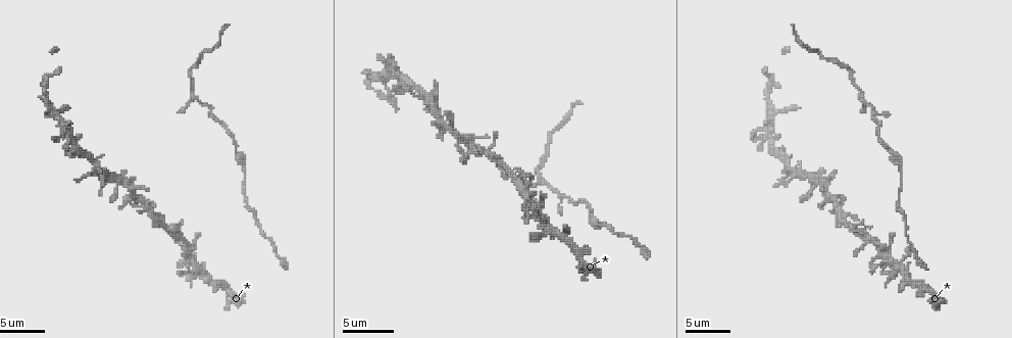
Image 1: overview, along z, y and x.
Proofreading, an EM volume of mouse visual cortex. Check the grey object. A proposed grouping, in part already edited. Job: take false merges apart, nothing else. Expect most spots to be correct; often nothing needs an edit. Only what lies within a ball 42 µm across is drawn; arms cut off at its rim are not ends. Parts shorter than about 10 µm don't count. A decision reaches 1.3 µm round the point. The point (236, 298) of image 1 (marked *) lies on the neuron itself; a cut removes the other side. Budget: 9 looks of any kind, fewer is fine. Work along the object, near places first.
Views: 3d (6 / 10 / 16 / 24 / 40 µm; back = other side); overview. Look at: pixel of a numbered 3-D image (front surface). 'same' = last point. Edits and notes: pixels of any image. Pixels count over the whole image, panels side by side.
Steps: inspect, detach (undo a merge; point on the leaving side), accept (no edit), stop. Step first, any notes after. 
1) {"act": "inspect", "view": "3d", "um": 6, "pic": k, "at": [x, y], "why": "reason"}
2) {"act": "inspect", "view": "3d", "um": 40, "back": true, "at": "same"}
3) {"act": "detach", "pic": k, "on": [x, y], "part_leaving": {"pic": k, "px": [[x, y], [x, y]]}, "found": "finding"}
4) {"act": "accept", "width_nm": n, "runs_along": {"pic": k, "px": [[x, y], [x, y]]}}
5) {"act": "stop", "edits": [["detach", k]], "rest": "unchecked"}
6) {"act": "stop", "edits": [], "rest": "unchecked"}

{"act": "inspect", "view": "3d", "um": 16, "pic": 1, "at": [608, 226], "why": "calibre changes"}

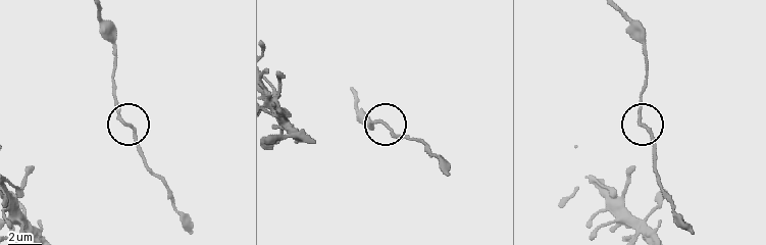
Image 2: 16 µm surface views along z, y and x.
{"act": "inspect", "view": "3d", "um": 6, "pic": 2, "at": [642, 123]}

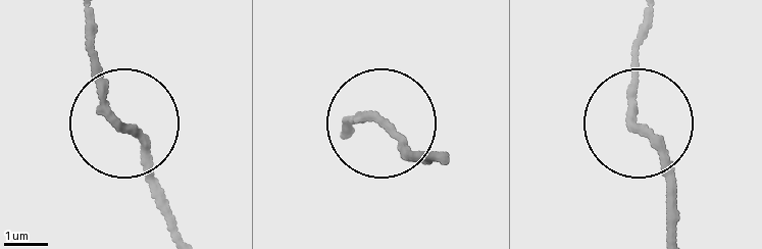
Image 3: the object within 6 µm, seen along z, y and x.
{"act": "accept", "width_nm": 180, "found": "continuous, no second neuron"}

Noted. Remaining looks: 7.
{"act": "inspect", "view": "3d", "um": 10, "pic": 1, "at": [850, 70], "why": "thick turns thin"}

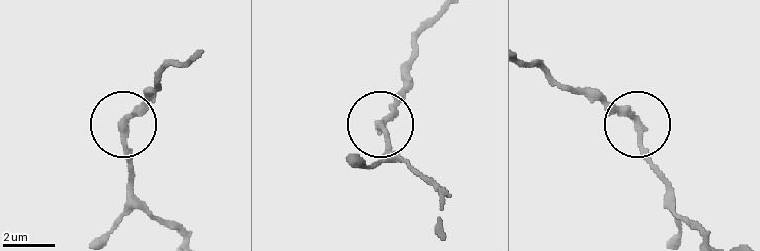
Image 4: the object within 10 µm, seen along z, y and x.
{"act": "accept", "runs_along": {"pic": 4, "px": [[179, 233], [133, 187], [124, 120], [150, 90]]}, "found": "continuous, no second neuron"}

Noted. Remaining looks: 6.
{"act": "inspect", "view": "3d", "um": 10, "pic": 1, "at": [204, 105], "why": "thin neck"}

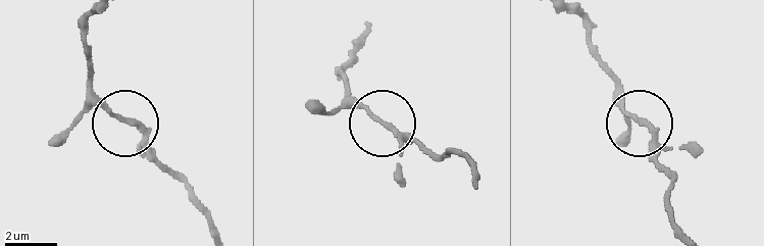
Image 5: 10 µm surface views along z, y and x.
{"act": "accept", "runs_along": {"pic": 5, "px": [[690, 235], [672, 215], [670, 176], [655, 137], [613, 80]]}, "found": "continuous, no second neuron"}

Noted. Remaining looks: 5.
{"act": "inspect", "view": "3d", "um": 10, "pic": 1, "at": [901, 171], "why": "thick turns thin"}

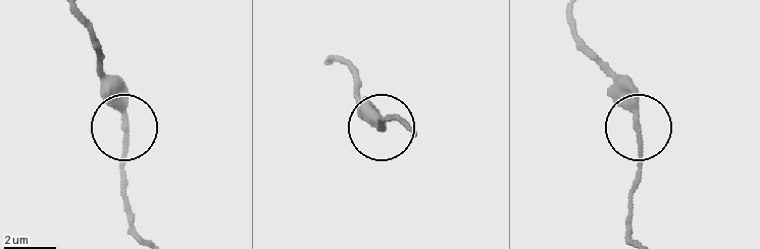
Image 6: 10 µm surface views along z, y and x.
{"act": "inspect", "view": "3d", "um": 10, "back": true, "pic": 6, "at": [636, 125], "why": "from behind"}

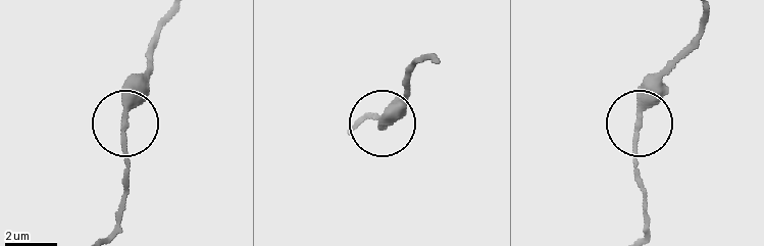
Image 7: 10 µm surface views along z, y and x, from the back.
{"act": "accept", "width_nm": 210, "found": "all the same neuron"}

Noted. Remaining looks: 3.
{"act": "stop", "edits": [], "rest": "unchecked"}

